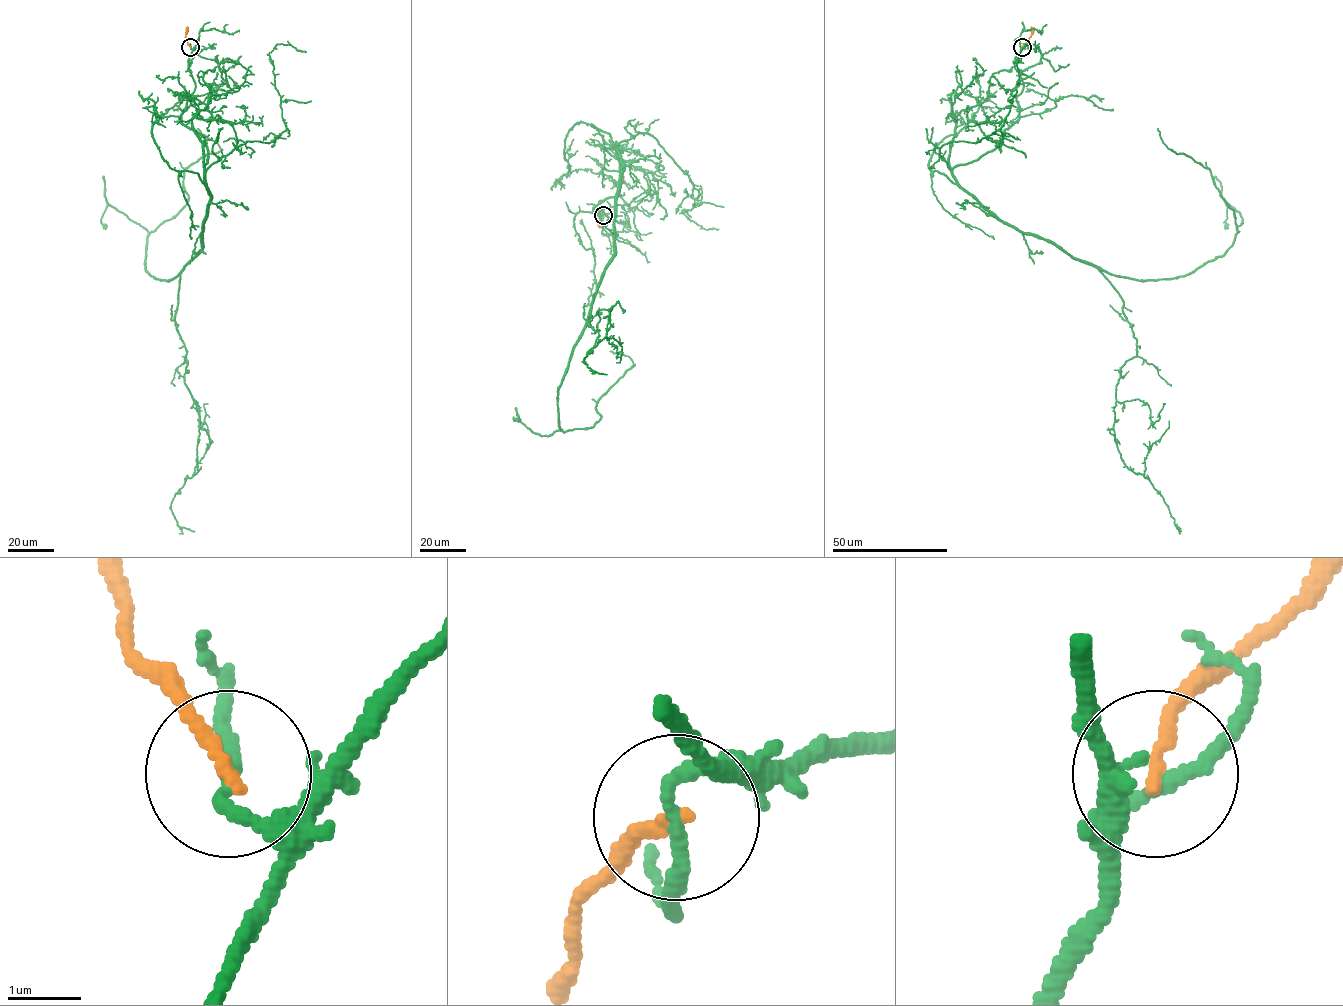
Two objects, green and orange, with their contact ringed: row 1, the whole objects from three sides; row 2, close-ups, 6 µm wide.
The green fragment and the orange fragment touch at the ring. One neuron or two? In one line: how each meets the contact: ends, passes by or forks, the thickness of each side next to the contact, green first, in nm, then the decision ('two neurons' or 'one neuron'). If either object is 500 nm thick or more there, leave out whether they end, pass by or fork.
green passes by; orange ends there; 180 nm thick on the green side, 200 nm on the other; two neurons

